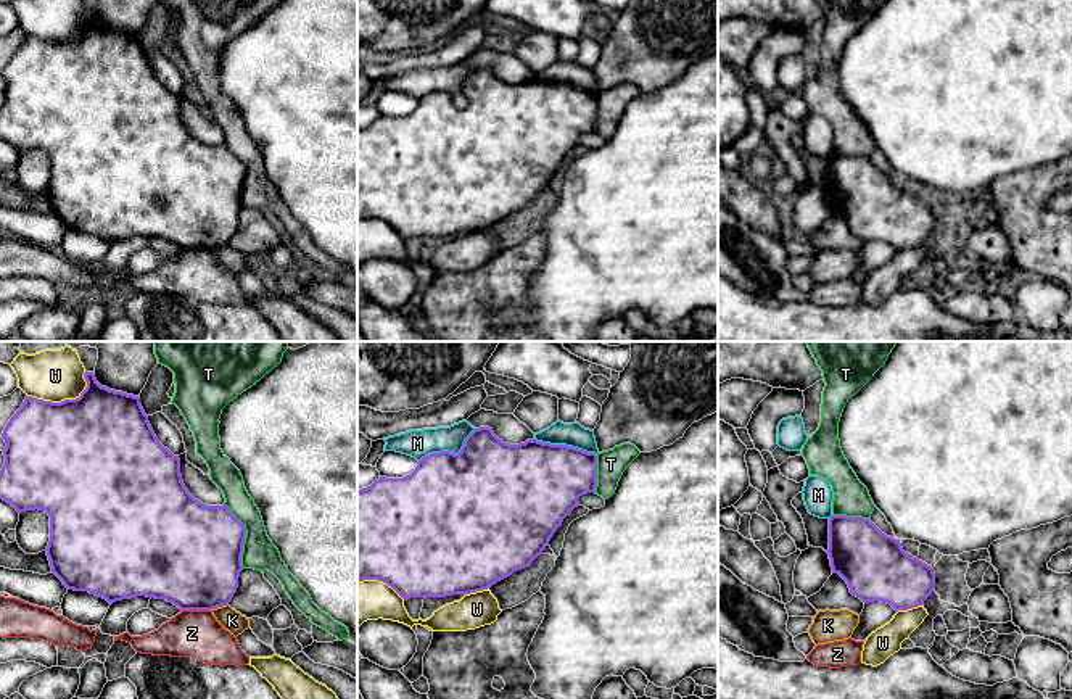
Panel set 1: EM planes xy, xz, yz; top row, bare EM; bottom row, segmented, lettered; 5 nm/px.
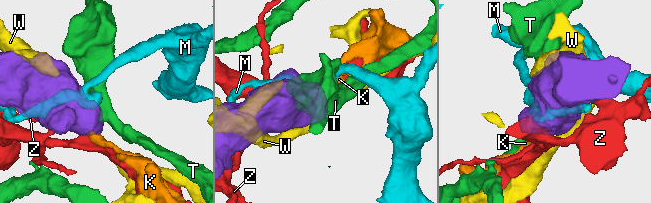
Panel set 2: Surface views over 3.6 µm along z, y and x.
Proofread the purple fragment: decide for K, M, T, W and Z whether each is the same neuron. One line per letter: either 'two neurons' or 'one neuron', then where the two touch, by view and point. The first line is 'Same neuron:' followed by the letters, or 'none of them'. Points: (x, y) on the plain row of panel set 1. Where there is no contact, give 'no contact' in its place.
Same neuron: none of them
K: two neurons; contact xy (219, 245)
M: two neurons; contact xz (449, 92)
T: two neurons; contact xy (245, 174)
W: two neurons; contact xy (65, 39)
Z: two neurons; contact xy (197, 248)

